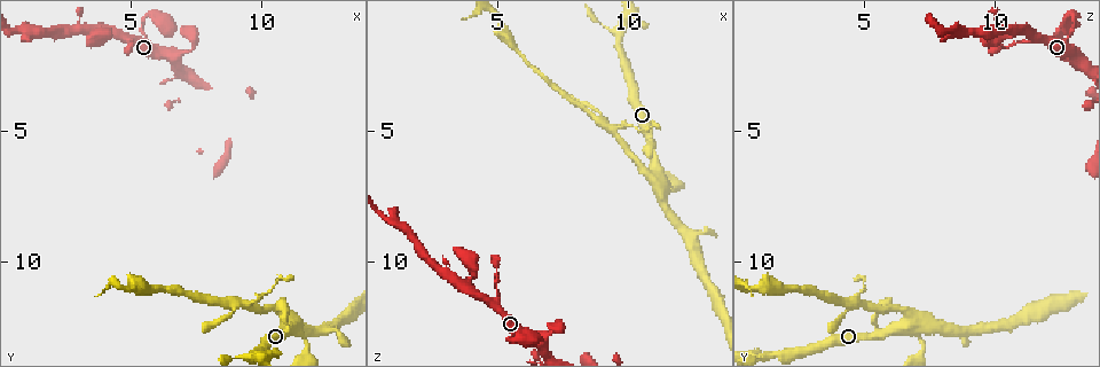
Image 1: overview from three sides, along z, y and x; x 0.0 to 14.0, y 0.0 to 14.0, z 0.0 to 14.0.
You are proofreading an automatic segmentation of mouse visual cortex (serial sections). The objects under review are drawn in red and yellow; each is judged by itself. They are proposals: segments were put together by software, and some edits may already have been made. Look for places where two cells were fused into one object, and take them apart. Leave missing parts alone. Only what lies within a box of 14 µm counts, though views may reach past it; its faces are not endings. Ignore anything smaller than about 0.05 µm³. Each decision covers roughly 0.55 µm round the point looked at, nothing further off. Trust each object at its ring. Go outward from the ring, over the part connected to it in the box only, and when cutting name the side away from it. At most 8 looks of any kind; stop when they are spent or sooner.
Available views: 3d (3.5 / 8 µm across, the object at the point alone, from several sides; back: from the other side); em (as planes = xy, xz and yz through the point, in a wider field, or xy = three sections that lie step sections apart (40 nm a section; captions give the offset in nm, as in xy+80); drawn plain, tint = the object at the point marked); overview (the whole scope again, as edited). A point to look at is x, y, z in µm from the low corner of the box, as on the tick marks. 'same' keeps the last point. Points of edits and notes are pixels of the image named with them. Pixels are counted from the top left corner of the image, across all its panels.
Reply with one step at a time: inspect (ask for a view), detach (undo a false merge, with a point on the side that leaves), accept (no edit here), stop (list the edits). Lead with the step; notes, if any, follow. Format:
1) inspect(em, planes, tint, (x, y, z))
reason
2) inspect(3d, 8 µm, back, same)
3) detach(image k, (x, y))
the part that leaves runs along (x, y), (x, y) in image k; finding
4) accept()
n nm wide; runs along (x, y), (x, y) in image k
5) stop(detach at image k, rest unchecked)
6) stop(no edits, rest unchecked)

inspect(3d, 3.5 µm, (10.9, 12.8, 5.4))
three-way junction

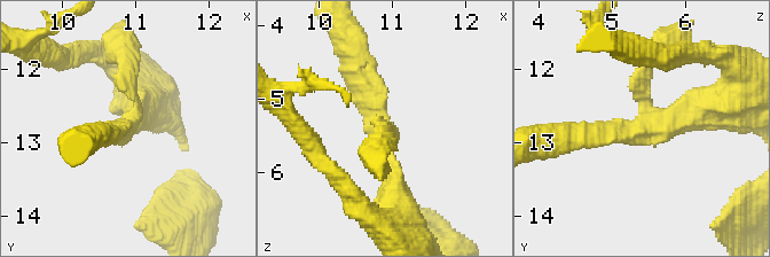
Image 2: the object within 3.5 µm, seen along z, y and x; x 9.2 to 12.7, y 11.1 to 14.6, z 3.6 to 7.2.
inspect(em, xy, step 5, tint, same)

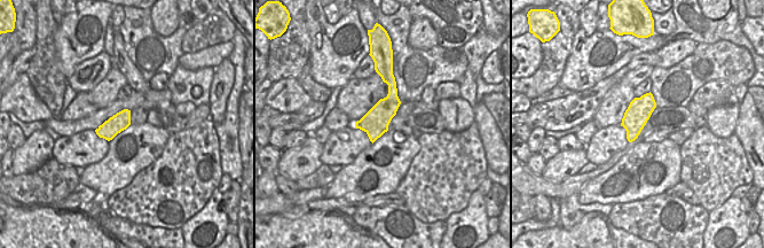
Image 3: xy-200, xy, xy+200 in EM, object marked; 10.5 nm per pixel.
accept()
runs along (358, 64), (376, 106), (393, 200) in image 2; continuous, no second cell

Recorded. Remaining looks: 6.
inspect(3d, 3.5 µm, (12.2, 12.6, 8.9))
branch point

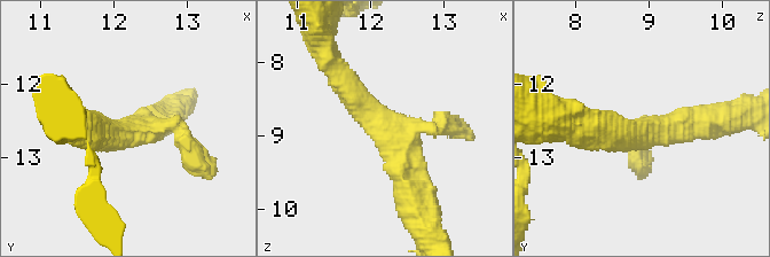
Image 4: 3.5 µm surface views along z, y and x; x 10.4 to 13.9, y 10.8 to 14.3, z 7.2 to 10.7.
inspect(em, xy, step 2, tint, (12.20, 12.65, 8.95))
3 arms; arms of 150, 350, 400 nm

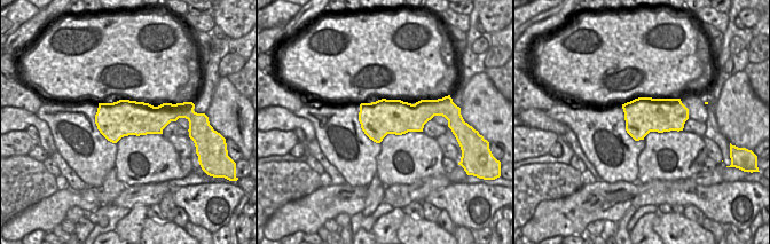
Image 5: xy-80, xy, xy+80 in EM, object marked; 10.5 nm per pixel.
inspect(em, xy, step 5, tint, same)

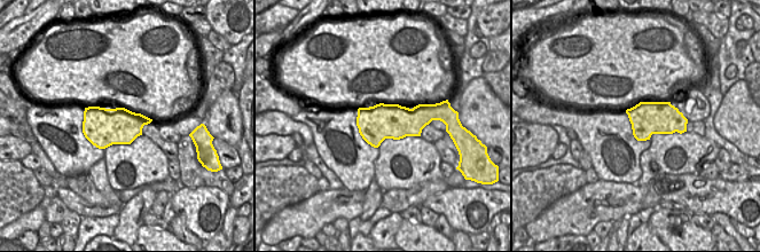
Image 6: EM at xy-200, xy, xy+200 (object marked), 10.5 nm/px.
accept()
runs along (340, 75), (397, 148), (414, 199) in image 4; all the same cell

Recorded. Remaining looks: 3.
inspect(3d, 3.5 µm, (11.6, 13.0, 7.1))
thick turns thin

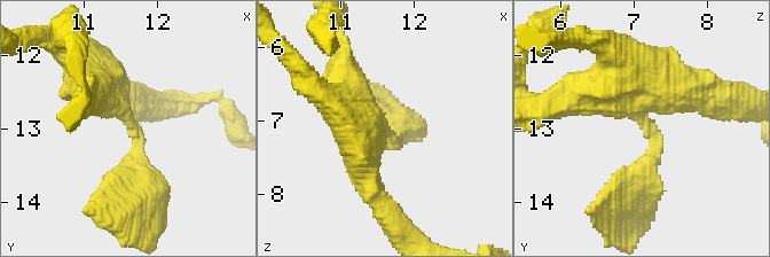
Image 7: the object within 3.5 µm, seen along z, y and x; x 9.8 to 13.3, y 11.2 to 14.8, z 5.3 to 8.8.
inspect(em, xy, step 3, tint, (11.65, 13.00, 7.10))
arms of 400, 500 nm

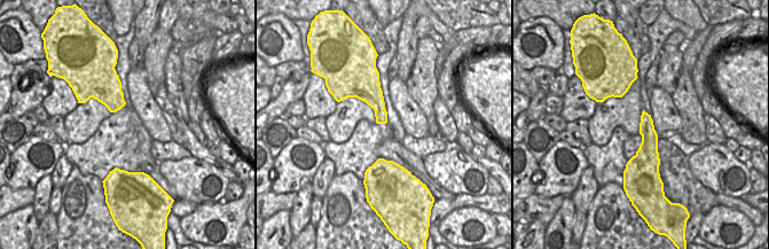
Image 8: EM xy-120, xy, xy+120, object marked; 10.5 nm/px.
accept()
runs along (85, 74), (138, 134), (134, 191) in image 7; one cell here

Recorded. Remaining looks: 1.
stop(no edits, rest unchecked)

